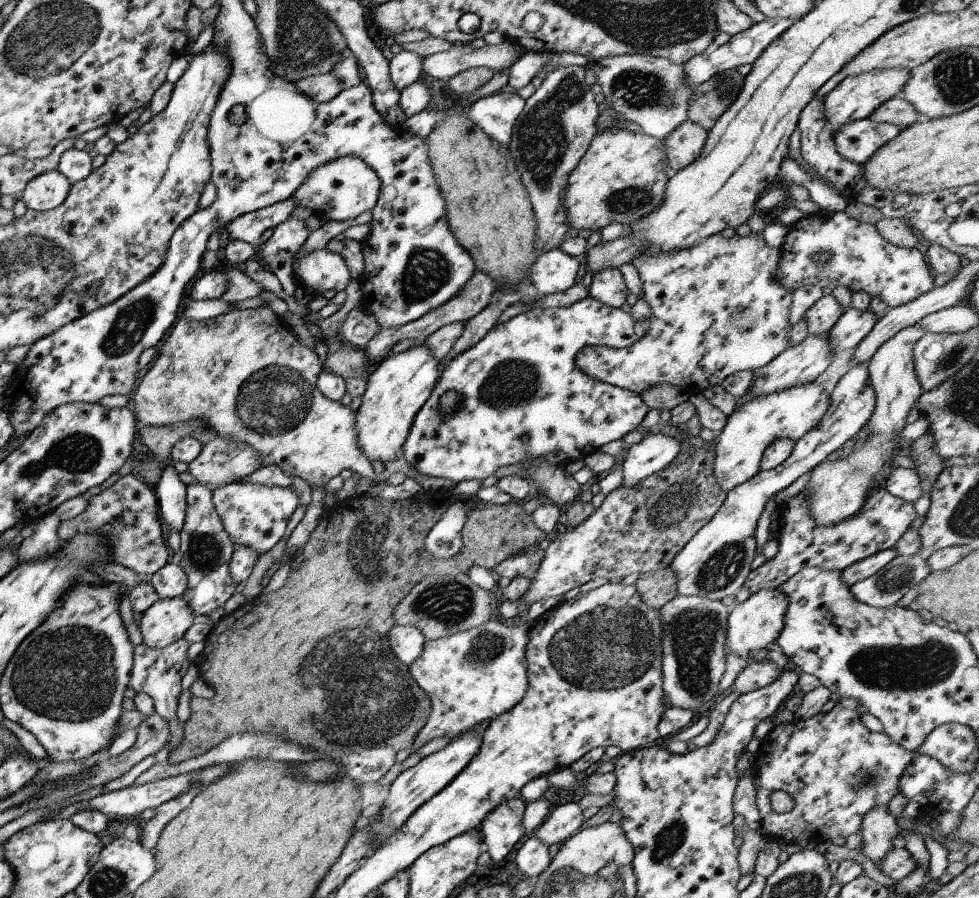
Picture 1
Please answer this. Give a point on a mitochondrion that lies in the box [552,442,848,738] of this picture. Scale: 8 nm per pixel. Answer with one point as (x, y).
(693, 631)

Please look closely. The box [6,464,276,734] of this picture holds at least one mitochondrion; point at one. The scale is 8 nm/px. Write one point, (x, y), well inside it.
(73, 678)

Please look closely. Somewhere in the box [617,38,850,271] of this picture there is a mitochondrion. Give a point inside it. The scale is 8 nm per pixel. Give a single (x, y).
(721, 85)

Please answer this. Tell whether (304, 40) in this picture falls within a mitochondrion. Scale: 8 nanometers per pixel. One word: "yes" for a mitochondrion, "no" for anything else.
yes

